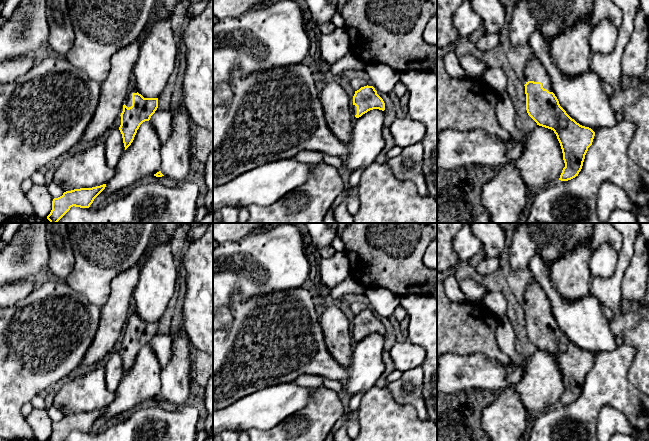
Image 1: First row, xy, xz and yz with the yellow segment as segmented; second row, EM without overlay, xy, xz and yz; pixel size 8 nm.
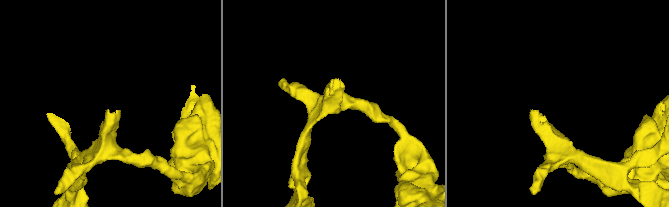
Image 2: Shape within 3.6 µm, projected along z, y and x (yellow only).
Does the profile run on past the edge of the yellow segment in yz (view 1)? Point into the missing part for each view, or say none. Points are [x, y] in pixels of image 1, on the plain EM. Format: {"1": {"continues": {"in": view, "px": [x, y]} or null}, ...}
{"1": {"continues": {"in": "yz", "px": [534, 295]}}}

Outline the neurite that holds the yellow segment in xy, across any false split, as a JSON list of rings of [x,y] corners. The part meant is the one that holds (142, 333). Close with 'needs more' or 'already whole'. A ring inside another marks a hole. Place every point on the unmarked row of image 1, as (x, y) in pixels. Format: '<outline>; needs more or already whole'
[[[135,310],[128,317],[123,335],[121,337],[121,349],[125,374],[131,369],[140,349],[149,345],[158,332],[158,322],[144,322],[138,317]]]; needs more

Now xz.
[[[367,309],[355,315],[353,330],[351,331],[352,339],[359,342],[373,333],[385,334],[385,327],[375,312]]]; needs more

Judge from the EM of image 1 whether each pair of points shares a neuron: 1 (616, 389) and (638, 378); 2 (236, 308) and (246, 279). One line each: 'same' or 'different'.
1: different
2: different

